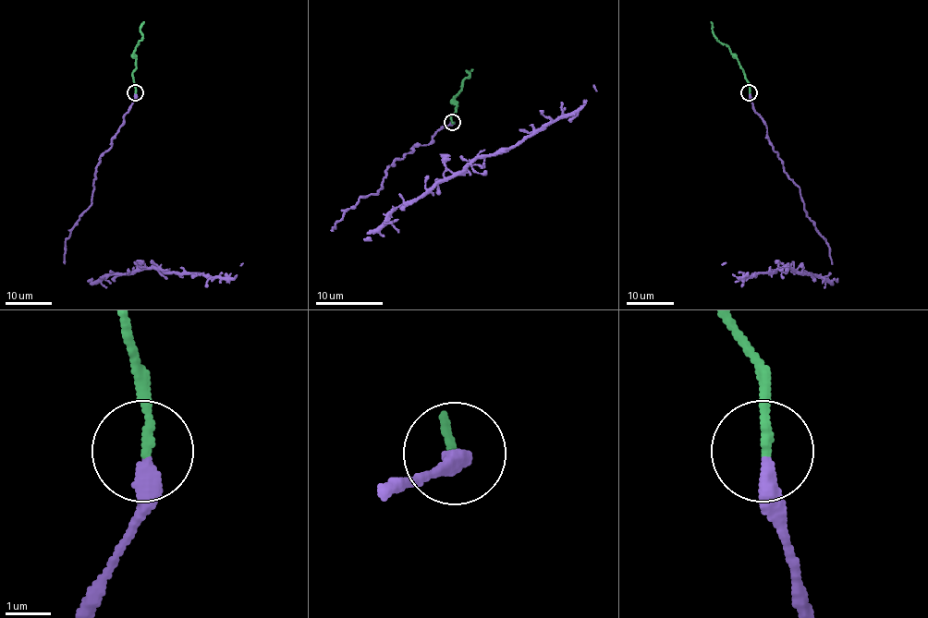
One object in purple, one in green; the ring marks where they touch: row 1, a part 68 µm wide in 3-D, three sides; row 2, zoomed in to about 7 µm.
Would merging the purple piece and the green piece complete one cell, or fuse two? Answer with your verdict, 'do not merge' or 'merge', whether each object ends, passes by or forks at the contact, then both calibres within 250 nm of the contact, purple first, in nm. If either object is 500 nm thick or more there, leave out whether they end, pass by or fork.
merge; purple ends; green ends; calibres 380 and 200 nm

